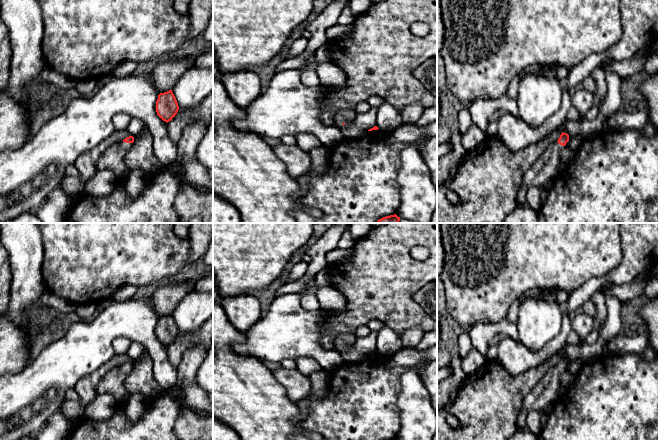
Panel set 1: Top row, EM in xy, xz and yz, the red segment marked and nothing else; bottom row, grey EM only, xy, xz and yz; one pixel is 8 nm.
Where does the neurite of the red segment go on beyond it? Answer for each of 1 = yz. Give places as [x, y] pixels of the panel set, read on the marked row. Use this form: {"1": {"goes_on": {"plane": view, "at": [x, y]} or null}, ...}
{"1": {"goes_on": {"plane": "yz", "at": [542, 172]}}}

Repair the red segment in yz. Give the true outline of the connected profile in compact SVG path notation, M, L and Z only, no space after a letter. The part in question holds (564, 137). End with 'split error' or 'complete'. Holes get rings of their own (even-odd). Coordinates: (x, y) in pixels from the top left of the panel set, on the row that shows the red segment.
M562 132L558 141L548 146L541 157L537 159L524 174L522 185L518 193L517 208L523 208L527 205L526 194L530 187L544 187L553 180L558 165L560 164L560 151L568 141L569 135Z; split error

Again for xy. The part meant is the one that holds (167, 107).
M172 90L158 95L156 101L156 112L163 121L167 123L171 121L177 114L178 110L179 106Z; complete

